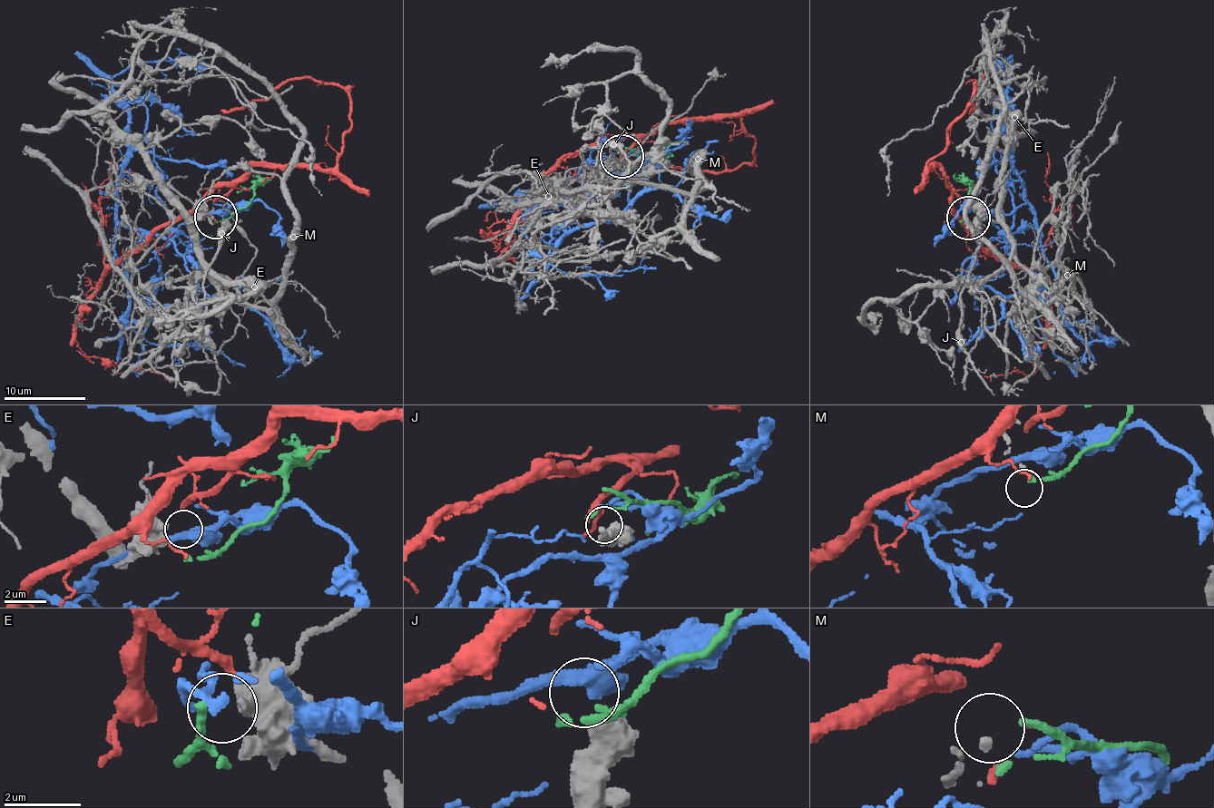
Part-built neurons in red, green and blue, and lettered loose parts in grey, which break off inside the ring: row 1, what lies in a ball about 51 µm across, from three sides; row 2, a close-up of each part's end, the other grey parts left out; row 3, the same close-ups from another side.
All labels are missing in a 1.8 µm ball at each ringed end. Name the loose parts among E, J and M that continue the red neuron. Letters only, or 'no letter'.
no letter

